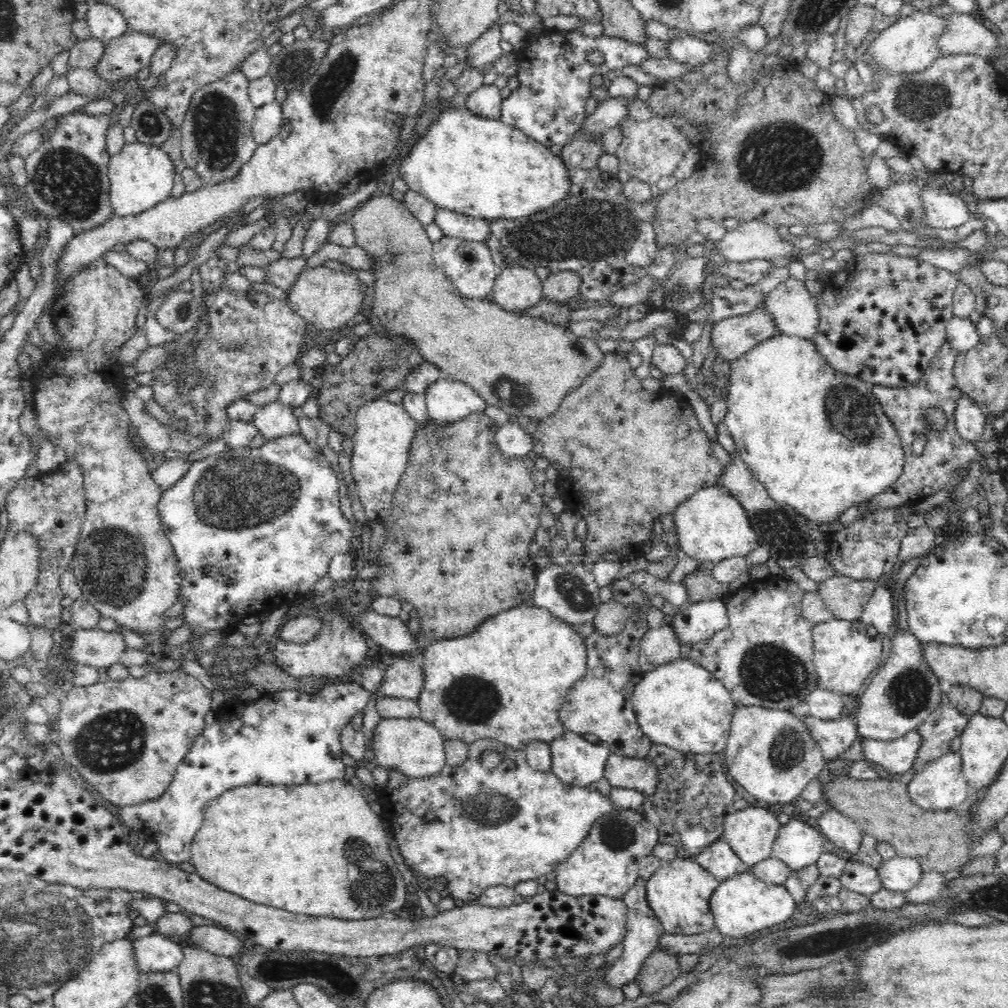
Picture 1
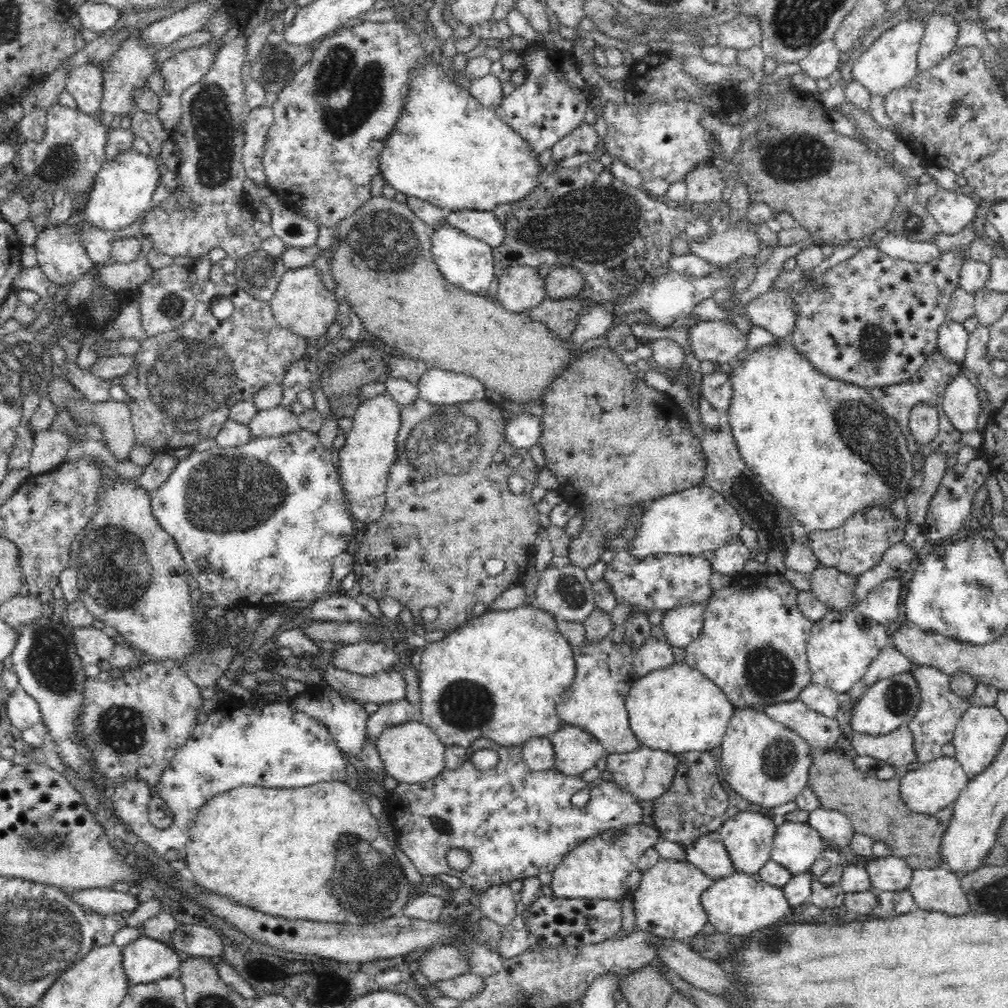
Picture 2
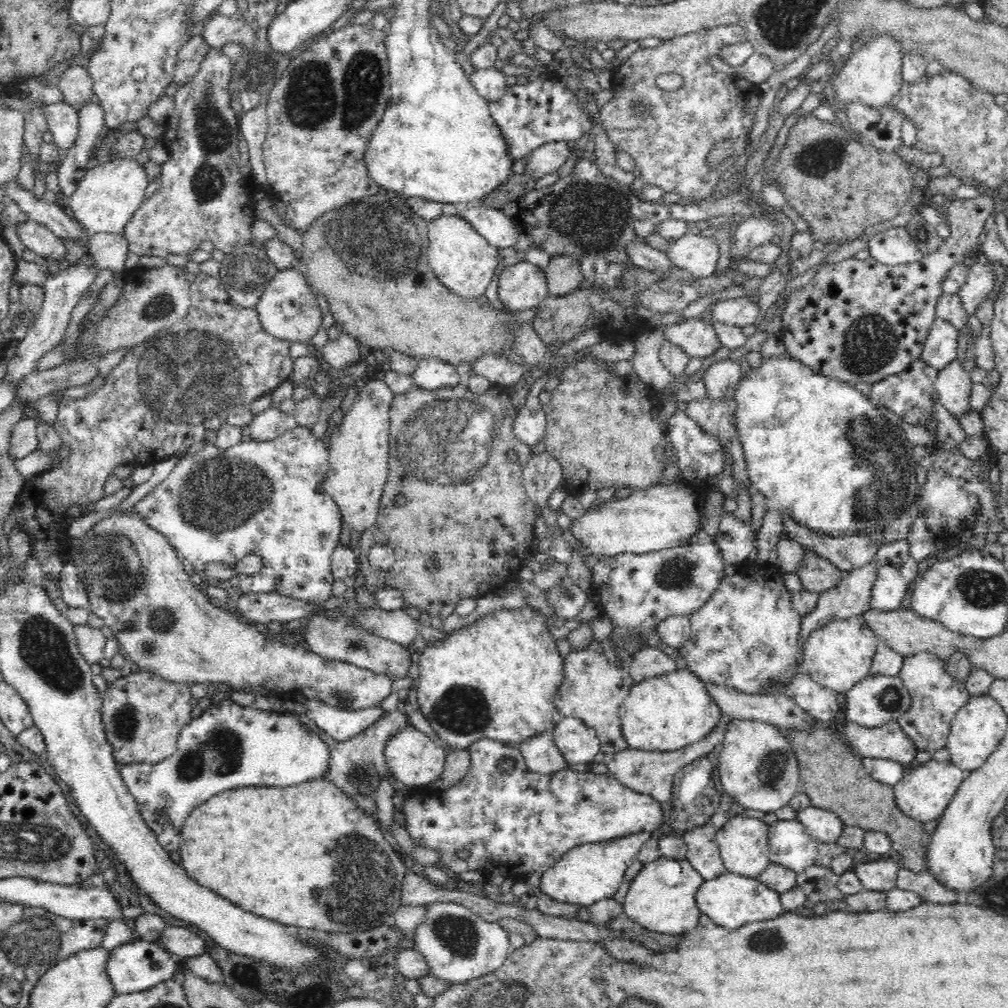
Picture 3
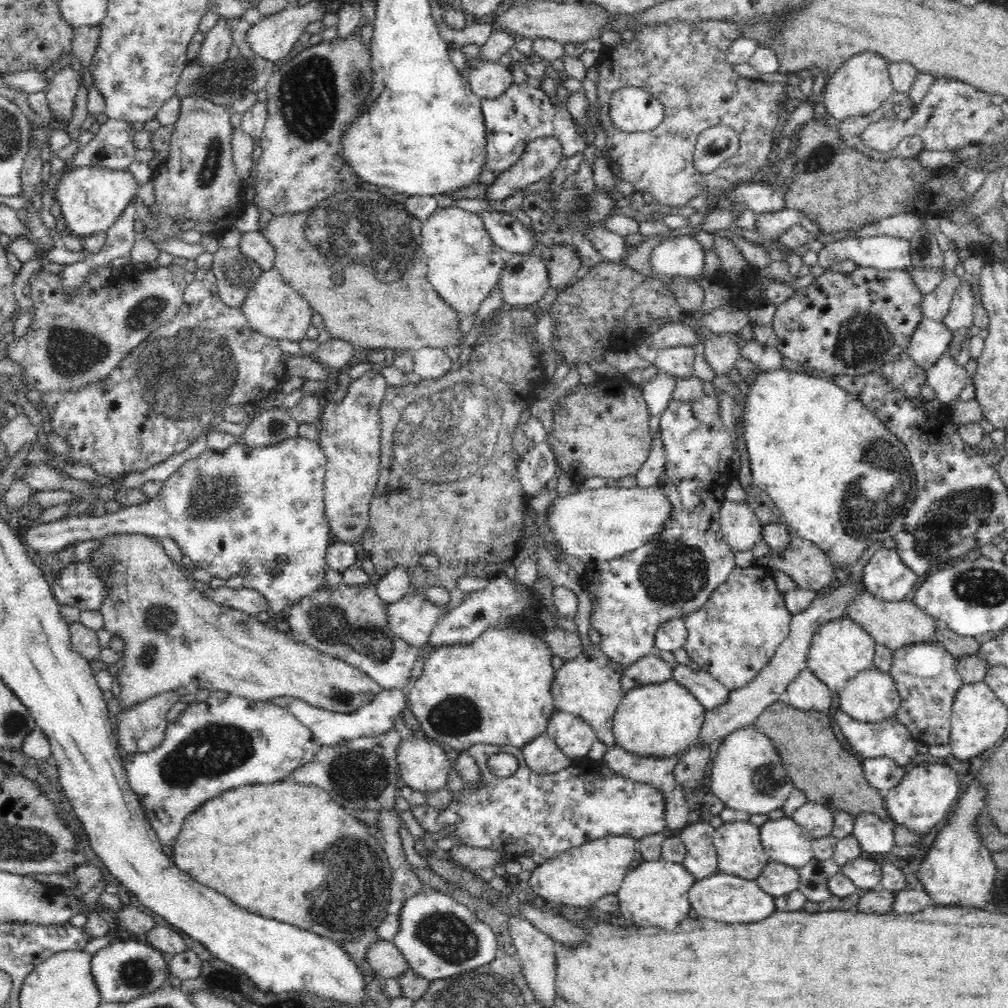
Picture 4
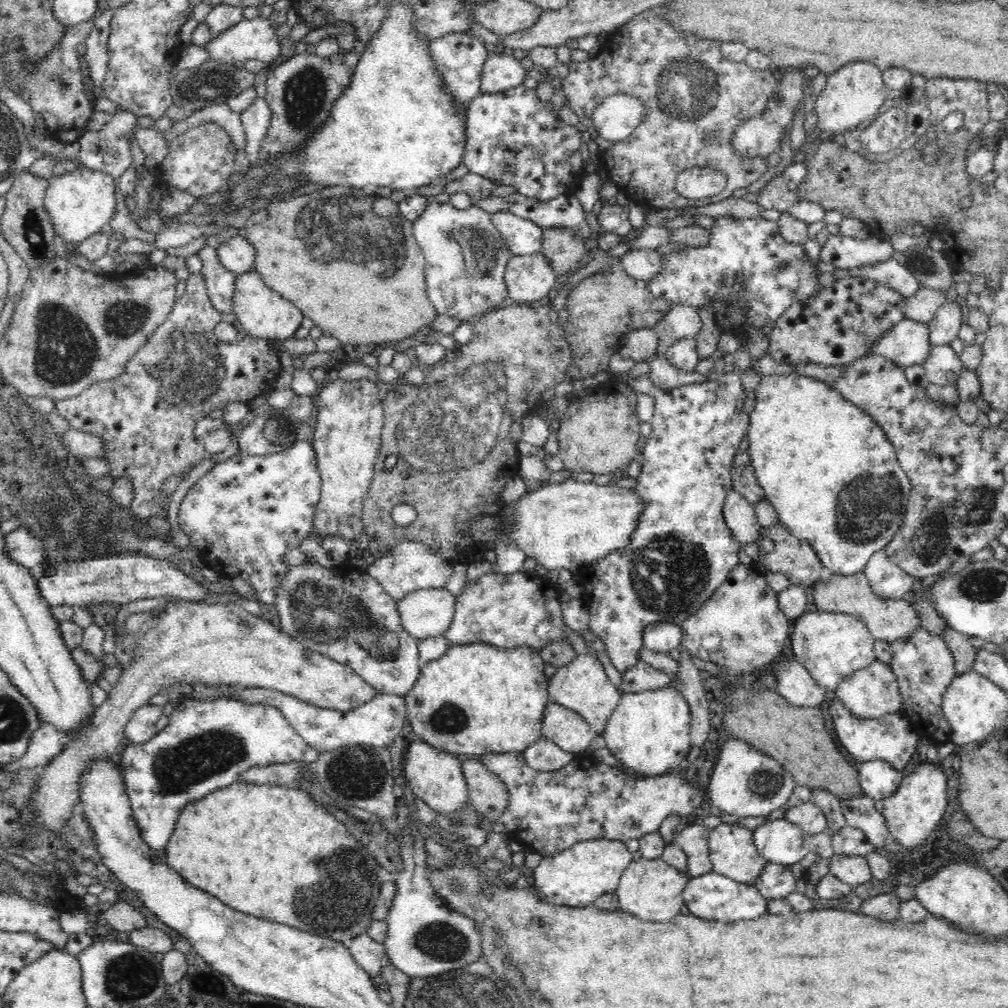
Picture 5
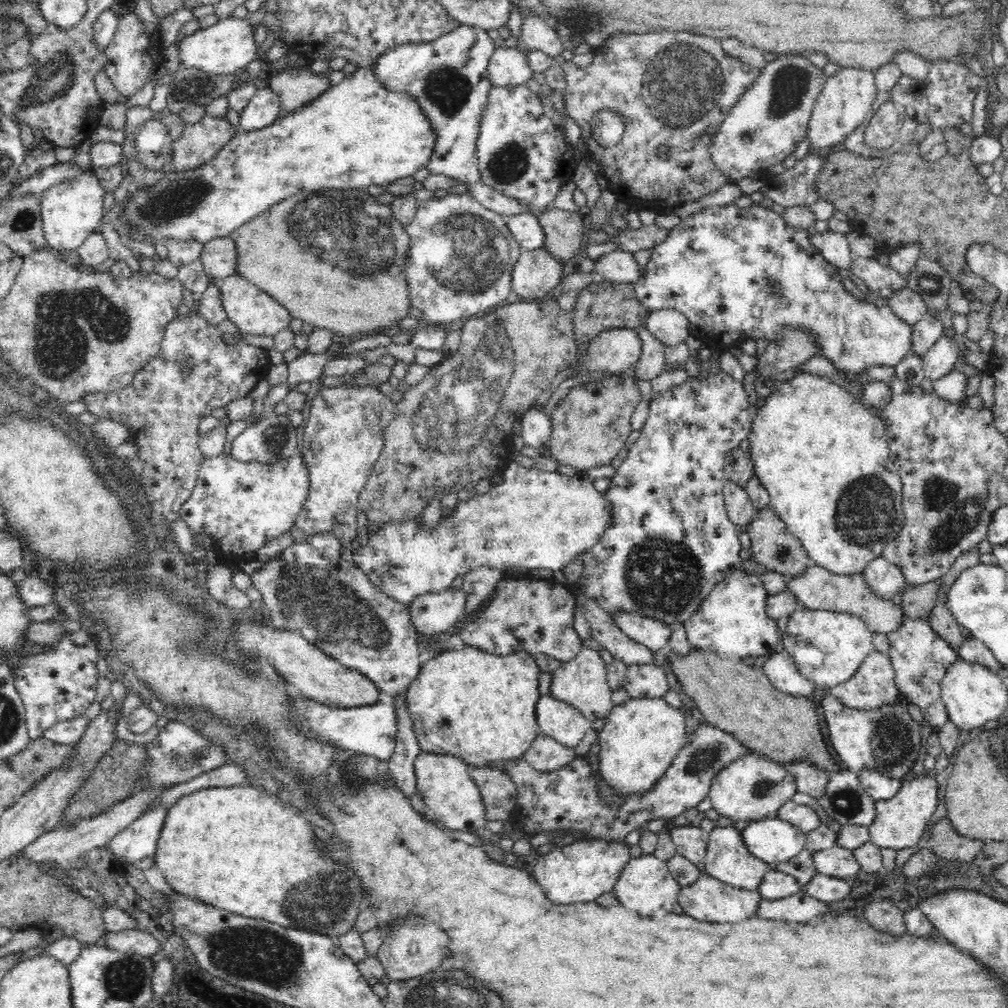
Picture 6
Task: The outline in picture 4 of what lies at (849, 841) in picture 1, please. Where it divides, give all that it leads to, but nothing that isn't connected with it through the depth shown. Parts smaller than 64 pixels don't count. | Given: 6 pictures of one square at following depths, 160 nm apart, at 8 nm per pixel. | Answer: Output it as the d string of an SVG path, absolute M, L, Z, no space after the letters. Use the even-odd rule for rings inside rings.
M808 801L792 814L791 819L806 829L812 839L832 835L834 815L827 807Z

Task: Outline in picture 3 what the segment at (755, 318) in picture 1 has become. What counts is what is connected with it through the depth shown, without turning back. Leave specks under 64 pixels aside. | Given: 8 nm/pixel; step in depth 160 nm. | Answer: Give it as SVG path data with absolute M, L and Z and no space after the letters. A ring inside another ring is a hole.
M700 318L666 325L662 337L679 346L689 357L708 358L722 348L713 323L706 323Z

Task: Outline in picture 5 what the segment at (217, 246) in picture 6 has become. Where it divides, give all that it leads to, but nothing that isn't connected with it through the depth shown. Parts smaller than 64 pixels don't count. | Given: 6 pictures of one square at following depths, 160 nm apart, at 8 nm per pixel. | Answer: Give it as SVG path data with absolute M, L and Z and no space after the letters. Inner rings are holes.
M234 236L216 249L224 267L234 273L242 274L252 271L256 266L256 246L248 242L246 236Z

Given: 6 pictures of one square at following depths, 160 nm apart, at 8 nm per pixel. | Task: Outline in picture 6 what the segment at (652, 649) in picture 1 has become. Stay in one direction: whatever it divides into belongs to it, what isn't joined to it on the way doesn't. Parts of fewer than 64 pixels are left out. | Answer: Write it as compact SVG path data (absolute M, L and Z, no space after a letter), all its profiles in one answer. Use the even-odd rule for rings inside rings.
M630 665L623 687L632 698L660 698L666 694L668 676L655 665Z

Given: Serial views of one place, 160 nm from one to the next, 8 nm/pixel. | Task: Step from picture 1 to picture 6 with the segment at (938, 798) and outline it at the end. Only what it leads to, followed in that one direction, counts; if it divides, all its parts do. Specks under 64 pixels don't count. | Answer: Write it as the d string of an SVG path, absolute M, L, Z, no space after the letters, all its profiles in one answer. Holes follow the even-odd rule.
M934 774L914 777L904 781L899 791L886 801L875 801L876 818L868 827L870 841L878 848L893 848L896 851L902 848L912 848L920 842L930 816L938 808L938 782Z

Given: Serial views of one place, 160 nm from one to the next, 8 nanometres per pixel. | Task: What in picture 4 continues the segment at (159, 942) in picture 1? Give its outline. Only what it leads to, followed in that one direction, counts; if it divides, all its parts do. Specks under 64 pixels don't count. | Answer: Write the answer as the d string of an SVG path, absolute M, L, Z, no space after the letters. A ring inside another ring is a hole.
M144 939L115 940L110 946L94 953L92 970L94 979L100 987L103 1002L128 1002L156 992L166 984L169 972L168 959L168 954L152 947Z

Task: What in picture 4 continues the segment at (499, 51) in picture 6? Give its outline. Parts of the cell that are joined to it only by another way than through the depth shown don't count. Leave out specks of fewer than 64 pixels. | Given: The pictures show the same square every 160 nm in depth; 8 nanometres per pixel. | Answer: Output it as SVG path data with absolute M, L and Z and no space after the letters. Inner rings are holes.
M498 62L480 63L468 76L474 95L482 99L499 98L514 83L512 70Z

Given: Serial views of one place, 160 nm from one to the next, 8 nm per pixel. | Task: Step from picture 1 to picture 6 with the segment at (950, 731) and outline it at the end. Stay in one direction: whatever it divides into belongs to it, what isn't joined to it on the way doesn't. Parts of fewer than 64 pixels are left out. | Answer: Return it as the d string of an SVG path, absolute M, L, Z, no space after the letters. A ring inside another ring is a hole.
M907 618L898 632L887 637L897 687L914 706L920 708L931 726L939 730L949 718L941 697L941 684L947 671L960 659L958 653L924 619Z

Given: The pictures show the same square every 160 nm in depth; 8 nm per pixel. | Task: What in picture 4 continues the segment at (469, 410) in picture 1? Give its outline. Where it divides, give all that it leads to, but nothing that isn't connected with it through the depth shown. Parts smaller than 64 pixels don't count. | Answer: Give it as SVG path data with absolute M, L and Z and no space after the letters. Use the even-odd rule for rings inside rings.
M424 347L414 352L412 377L418 380L438 380L453 370L453 361L439 348Z

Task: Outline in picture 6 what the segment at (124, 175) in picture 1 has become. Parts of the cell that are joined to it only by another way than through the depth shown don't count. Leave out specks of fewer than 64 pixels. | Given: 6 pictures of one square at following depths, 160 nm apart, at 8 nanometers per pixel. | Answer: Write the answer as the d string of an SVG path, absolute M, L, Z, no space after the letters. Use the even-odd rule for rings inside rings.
M80 173L75 177L62 180L50 186L41 195L42 218L44 221L44 234L48 239L50 248L60 251L73 252L92 234L102 220L104 212L104 196L106 192L94 173Z

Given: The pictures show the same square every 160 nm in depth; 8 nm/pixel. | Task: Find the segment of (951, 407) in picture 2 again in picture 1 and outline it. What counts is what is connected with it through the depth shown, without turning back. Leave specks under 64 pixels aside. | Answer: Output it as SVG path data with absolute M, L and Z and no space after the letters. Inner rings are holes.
M960 396L952 421L964 440L972 443L984 438L984 430L986 430L985 414L969 398Z

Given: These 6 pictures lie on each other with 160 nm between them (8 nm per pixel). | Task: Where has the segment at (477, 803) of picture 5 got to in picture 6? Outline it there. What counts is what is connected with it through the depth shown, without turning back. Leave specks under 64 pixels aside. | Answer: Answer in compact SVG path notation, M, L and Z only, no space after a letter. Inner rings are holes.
M469 765L468 770L484 803L487 822L510 822L517 806L517 786L499 766Z

